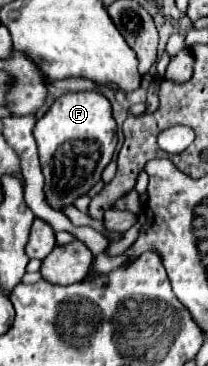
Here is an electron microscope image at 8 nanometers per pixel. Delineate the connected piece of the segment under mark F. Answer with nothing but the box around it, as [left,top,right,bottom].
[34,91,116,209]

